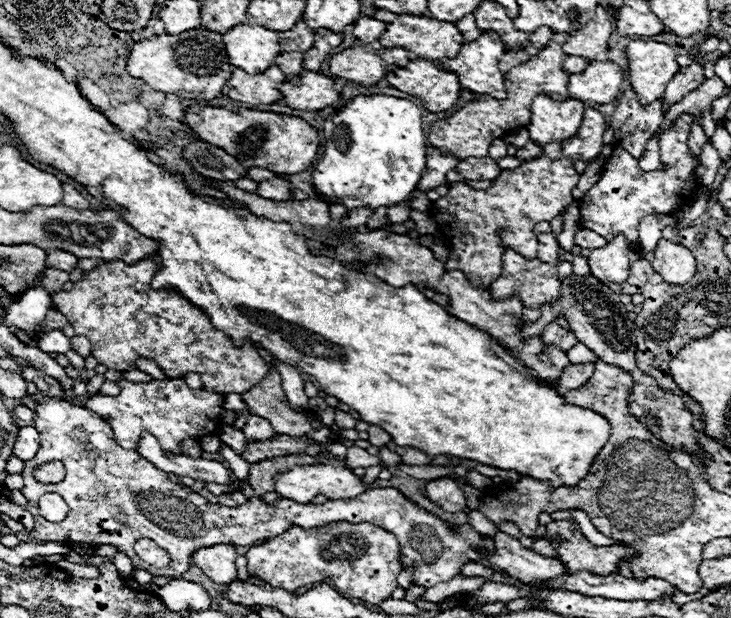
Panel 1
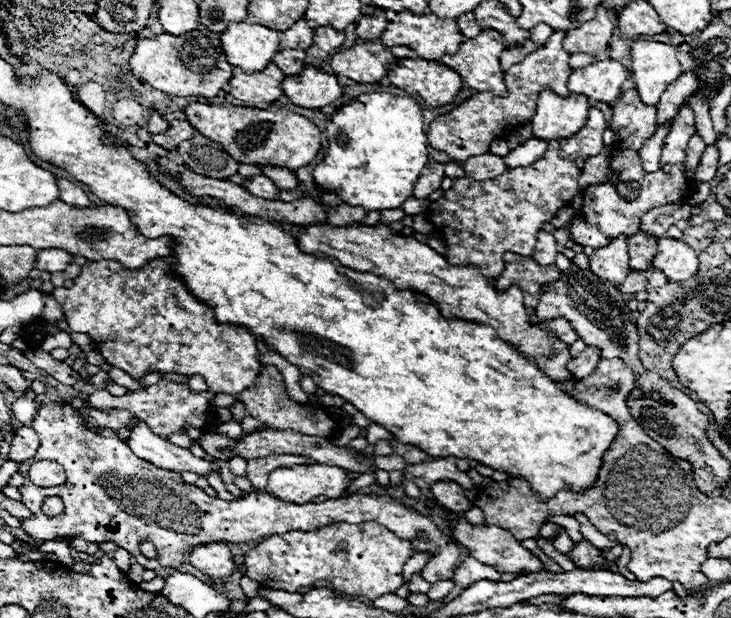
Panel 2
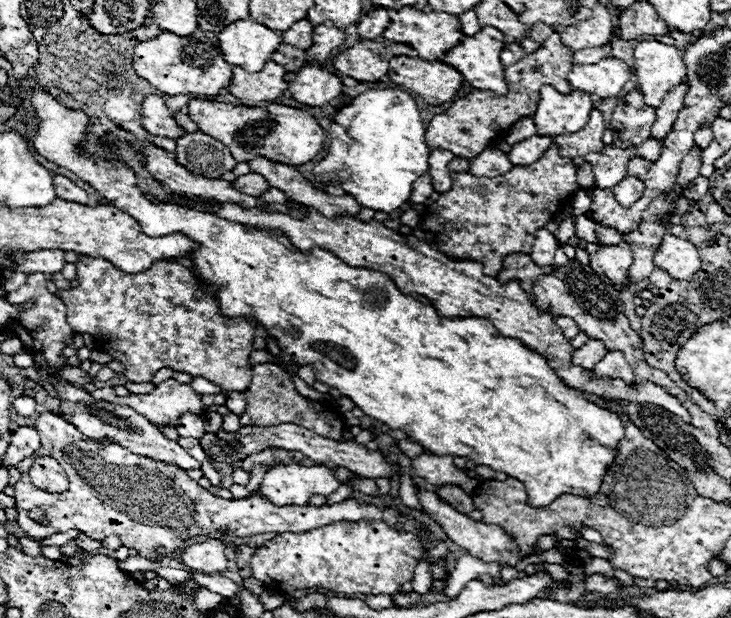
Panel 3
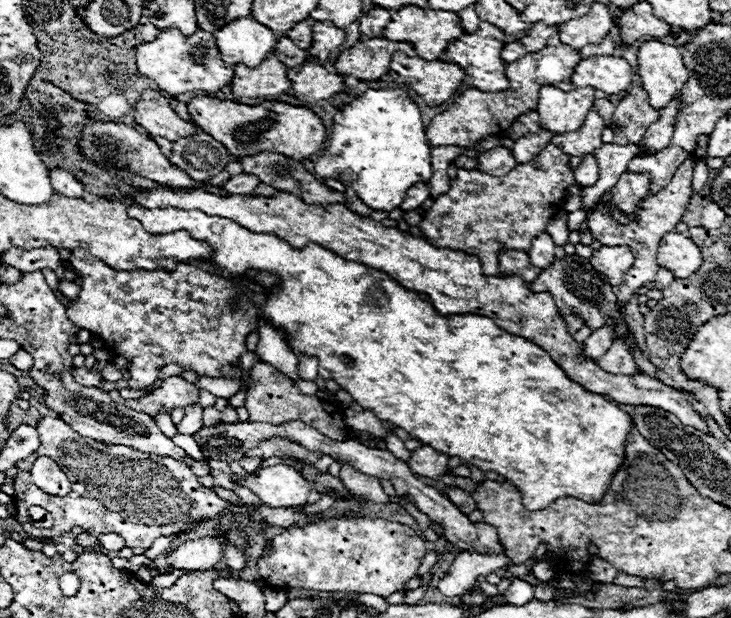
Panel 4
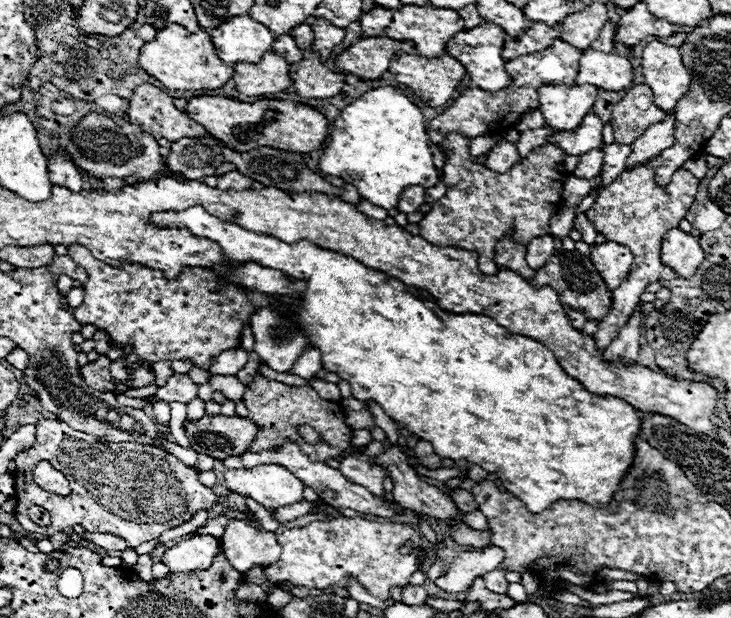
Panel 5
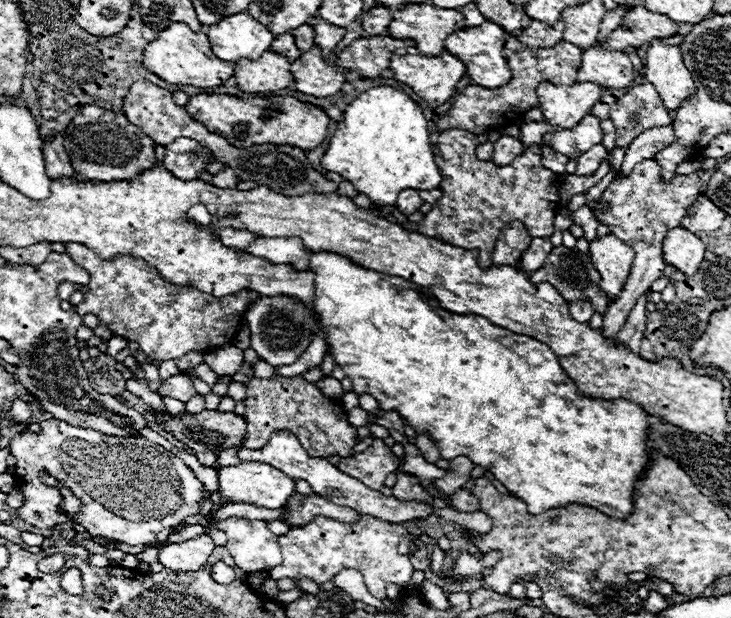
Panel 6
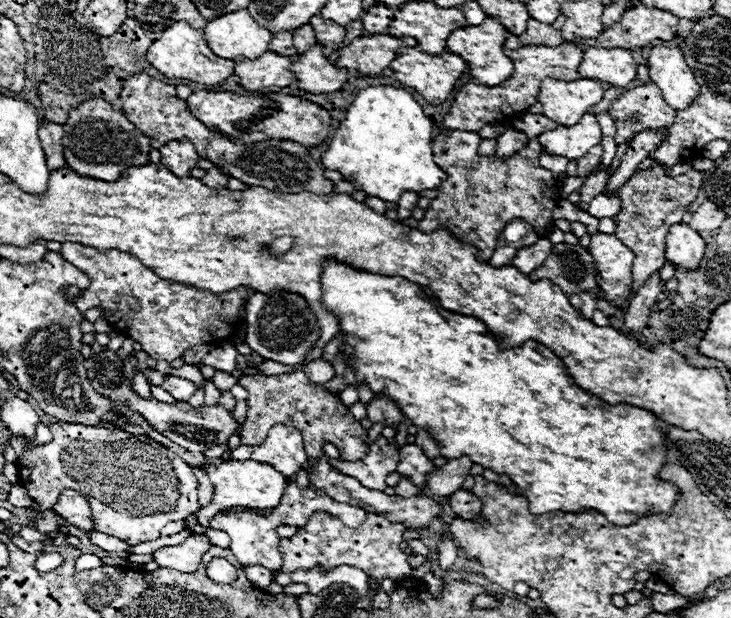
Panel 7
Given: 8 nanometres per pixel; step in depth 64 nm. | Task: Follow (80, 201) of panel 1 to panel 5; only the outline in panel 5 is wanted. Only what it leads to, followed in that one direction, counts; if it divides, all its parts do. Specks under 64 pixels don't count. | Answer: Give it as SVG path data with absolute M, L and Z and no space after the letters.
M54 152L48 158L48 178L52 180L52 184L82 190L82 172L72 164L72 160L64 152Z

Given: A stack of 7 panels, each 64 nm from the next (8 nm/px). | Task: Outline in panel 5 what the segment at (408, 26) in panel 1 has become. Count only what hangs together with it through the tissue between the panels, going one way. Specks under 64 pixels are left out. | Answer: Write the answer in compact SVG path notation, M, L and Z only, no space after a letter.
M402 6L394 10L392 24L386 28L386 36L392 40L412 40L420 56L438 58L444 54L444 48L450 36L462 30L464 30L464 20L456 10L432 8L432 6Z

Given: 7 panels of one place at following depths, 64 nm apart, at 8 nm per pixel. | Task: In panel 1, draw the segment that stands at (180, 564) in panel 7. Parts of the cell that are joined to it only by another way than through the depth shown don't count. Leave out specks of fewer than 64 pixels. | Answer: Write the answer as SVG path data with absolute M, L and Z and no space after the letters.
M214 544L192 554L192 564L198 566L214 582L232 582L236 578L236 550L230 544Z

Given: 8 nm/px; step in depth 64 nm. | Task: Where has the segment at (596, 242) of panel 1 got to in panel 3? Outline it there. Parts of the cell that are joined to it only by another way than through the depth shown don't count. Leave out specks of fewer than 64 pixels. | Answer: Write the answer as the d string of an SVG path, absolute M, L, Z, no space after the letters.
M586 216L576 218L576 236L586 240L586 242L598 242L596 234L594 234L594 222Z

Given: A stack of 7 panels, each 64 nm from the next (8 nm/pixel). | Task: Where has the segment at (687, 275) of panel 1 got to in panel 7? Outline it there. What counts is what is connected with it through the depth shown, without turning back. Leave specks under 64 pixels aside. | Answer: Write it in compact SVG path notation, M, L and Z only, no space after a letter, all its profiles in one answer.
M674 224L668 232L668 248L666 256L672 264L682 266L686 270L696 270L700 260L704 258L706 242L704 238L690 228L690 224Z

